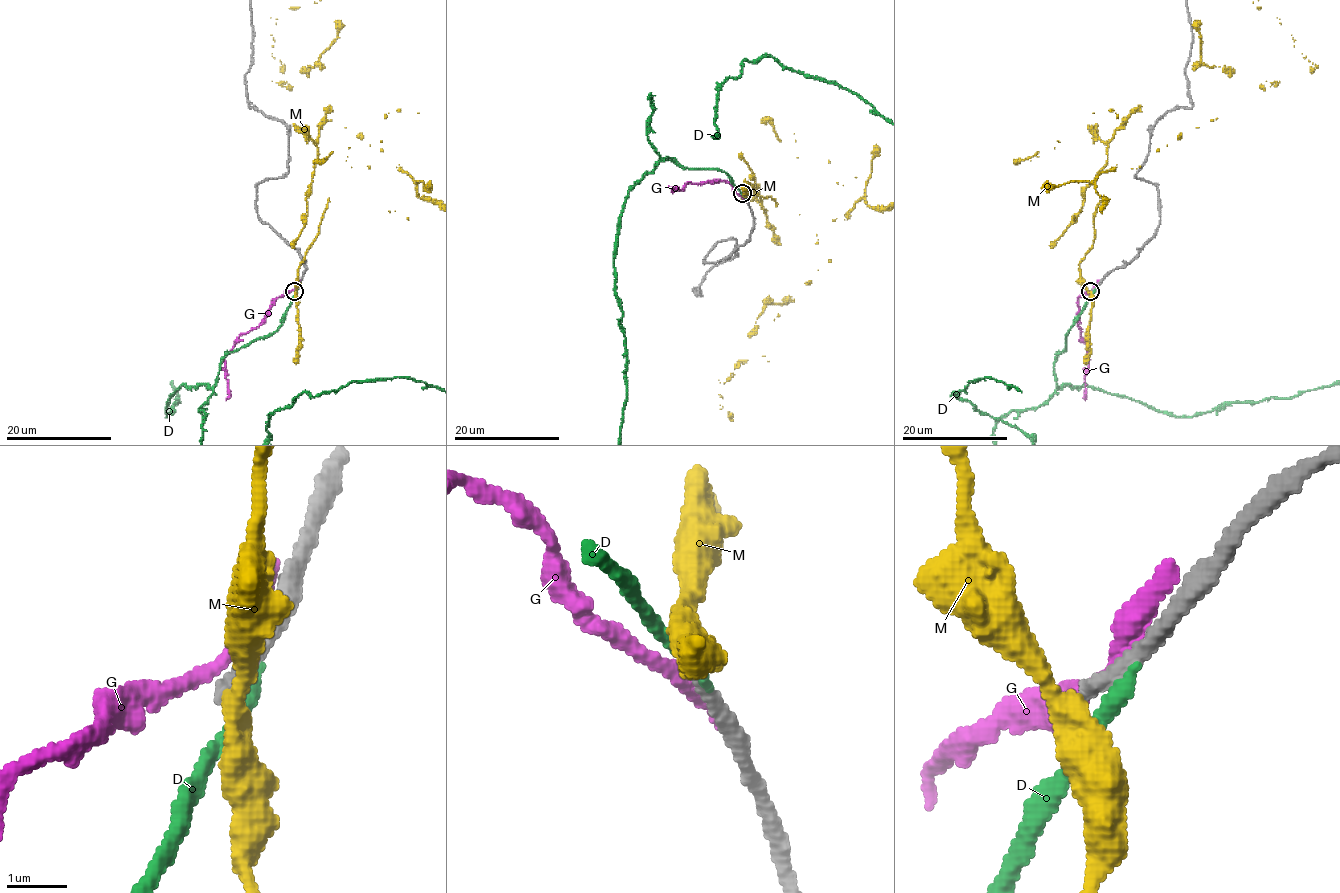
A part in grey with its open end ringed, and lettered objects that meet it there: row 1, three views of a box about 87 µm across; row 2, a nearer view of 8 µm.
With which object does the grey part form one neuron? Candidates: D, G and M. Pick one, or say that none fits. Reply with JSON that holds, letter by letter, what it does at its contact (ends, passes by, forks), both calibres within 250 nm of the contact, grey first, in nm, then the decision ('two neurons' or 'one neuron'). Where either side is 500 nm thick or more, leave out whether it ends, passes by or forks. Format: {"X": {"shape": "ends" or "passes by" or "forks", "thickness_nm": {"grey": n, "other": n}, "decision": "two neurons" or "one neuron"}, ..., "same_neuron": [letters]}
{"D": {"shape": "ends", "thickness_nm": {"grey": 340, "other": 220}, "decision": "two neurons"}, "G": {"shape": "passes by", "thickness_nm": {"grey": 360, "other": 320}, "decision": "two neurons"}, "M": {"shape": "passes by", "thickness_nm": {"grey": 280, "other": 360}, "decision": "two neurons"}, "same_neuron": []}

